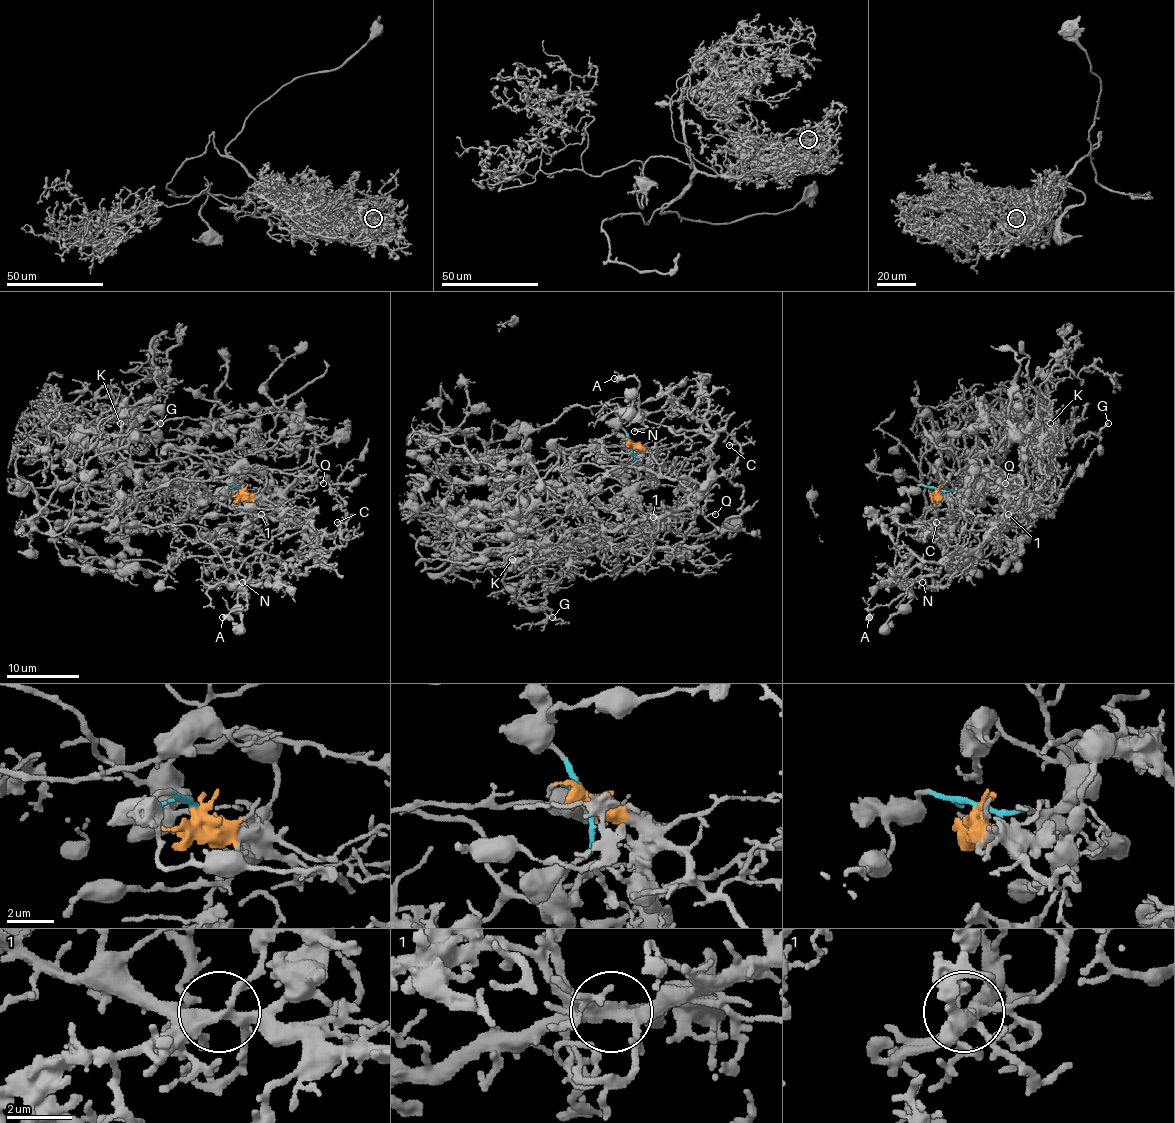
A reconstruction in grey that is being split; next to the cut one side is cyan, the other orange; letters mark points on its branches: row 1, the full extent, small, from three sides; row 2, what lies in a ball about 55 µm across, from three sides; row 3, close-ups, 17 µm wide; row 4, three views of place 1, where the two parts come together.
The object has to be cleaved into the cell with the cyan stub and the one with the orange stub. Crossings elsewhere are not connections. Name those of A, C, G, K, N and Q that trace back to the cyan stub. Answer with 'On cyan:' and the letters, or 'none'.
On cyan: none

